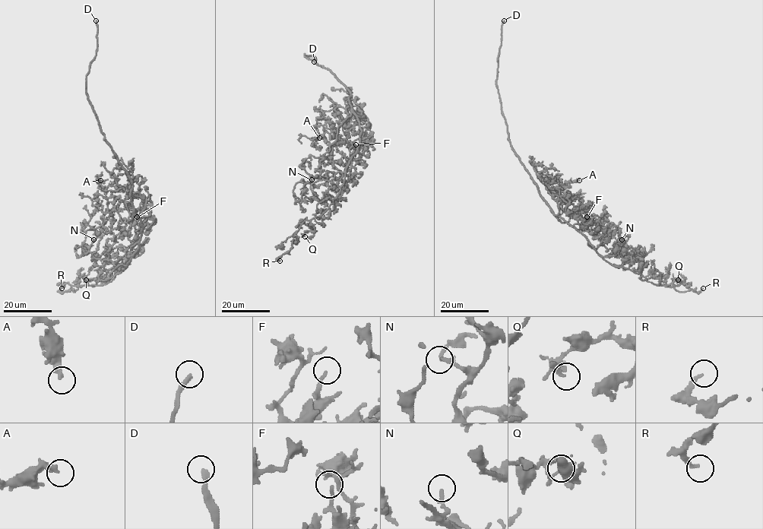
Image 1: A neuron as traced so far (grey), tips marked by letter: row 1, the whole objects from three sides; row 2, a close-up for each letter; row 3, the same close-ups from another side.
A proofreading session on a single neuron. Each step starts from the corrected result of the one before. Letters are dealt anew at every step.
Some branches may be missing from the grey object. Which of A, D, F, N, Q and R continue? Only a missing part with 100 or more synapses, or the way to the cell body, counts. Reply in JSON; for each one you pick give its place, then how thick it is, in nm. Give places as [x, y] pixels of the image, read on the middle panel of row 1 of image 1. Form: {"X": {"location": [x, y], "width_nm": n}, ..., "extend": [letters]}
{"D": {"location": [314, 61], "width_nm": 280}, "extend": ["D"]}

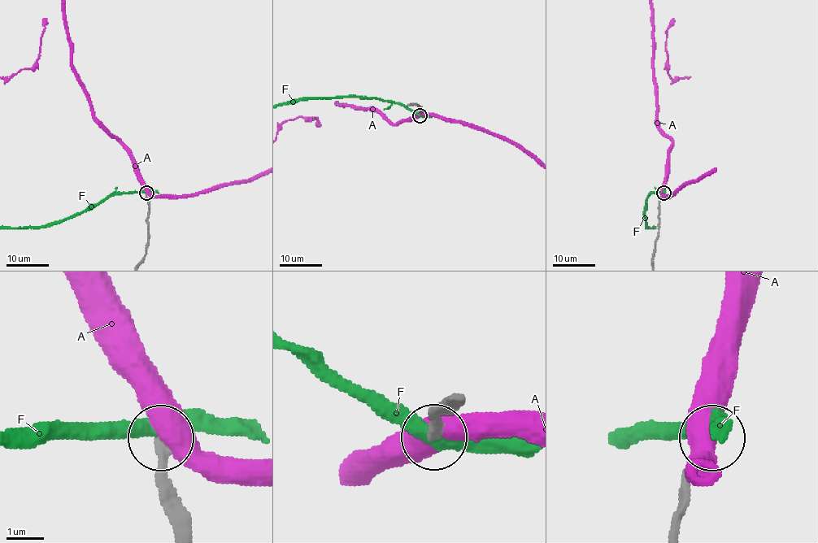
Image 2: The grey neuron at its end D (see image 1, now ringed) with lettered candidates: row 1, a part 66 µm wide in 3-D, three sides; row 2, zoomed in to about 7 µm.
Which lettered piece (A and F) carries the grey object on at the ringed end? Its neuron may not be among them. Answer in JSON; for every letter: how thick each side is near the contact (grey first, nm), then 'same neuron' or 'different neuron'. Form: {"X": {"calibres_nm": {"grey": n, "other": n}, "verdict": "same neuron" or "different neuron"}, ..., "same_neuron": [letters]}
{"A": {"calibres_nm": {"grey": 300, "other": 550}, "verdict": "different neuron"}, "F": {"calibres_nm": {"grey": 280, "other": 360}, "verdict": "different neuron"}, "same_neuron": []}

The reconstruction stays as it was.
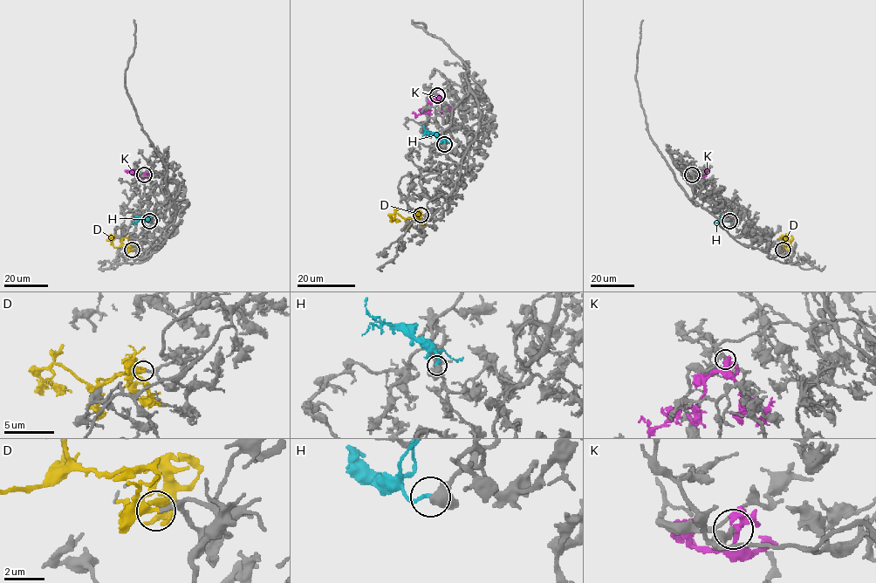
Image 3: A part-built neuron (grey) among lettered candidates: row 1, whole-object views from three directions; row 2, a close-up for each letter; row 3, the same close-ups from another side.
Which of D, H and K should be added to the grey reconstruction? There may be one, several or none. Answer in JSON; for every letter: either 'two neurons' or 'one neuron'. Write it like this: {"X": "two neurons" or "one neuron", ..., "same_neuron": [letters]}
{"D": "one neuron", "H": "two neurons", "K": "two neurons", "same_neuron": ["D"]}

